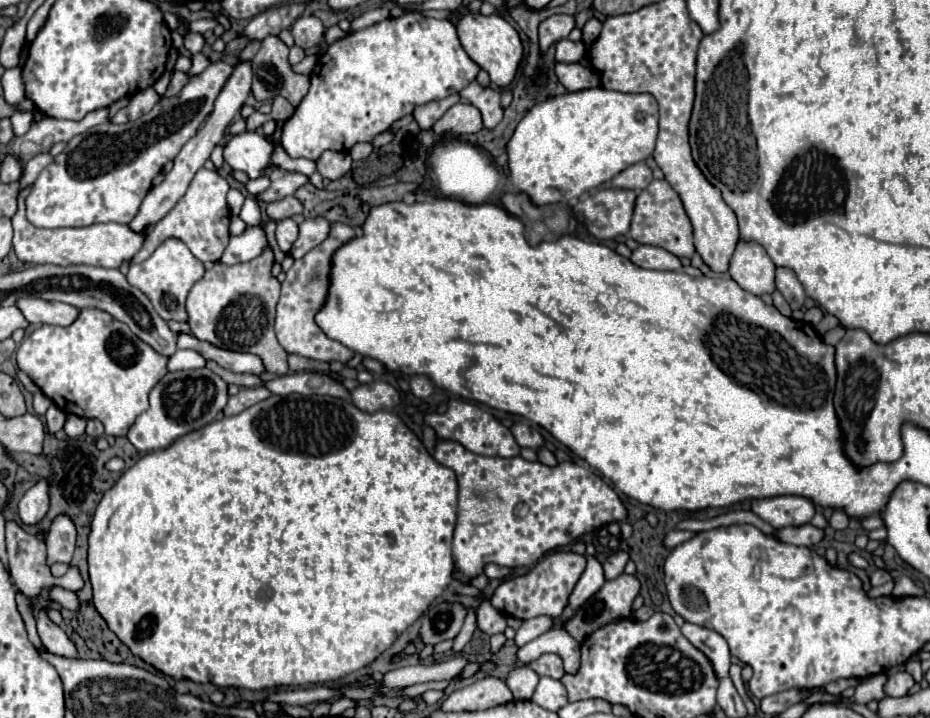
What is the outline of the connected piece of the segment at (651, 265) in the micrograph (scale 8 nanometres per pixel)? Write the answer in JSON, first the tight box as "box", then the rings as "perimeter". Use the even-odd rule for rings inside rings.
{"box":[630,245,680,271],"perimeter":[[[638,245],[638,249],[632,251],[630,261],[642,269],[660,269],[660,271],[680,271],[680,259],[660,247],[652,245]]]}

